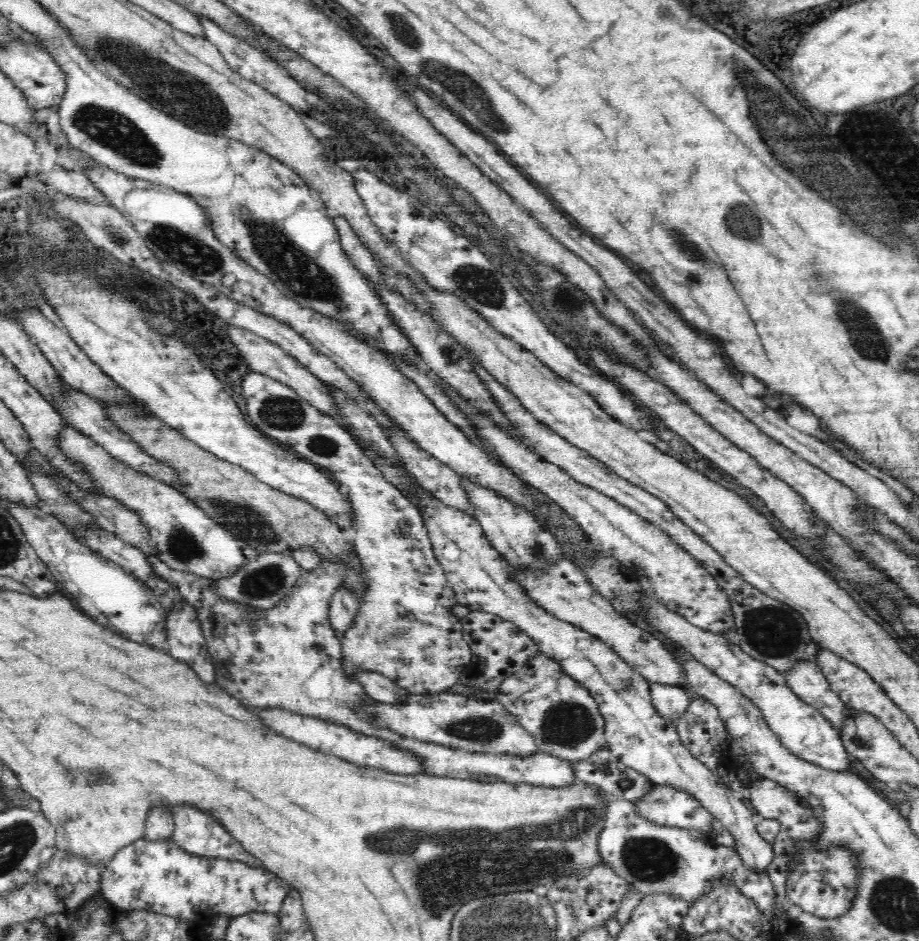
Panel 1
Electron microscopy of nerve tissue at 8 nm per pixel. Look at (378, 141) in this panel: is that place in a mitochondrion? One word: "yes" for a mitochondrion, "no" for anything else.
no

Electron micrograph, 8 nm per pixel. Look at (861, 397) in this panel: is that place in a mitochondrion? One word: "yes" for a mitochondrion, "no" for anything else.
no

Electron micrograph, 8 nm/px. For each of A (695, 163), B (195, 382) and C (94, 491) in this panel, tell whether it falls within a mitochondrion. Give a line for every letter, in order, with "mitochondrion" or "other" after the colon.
A: other
B: other
C: other

